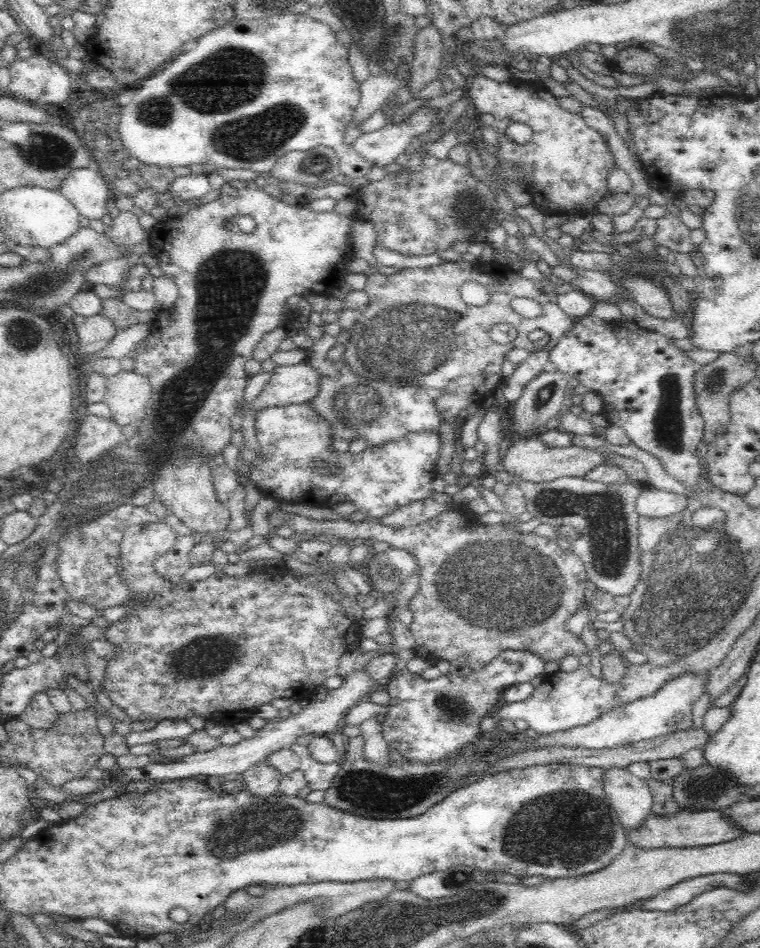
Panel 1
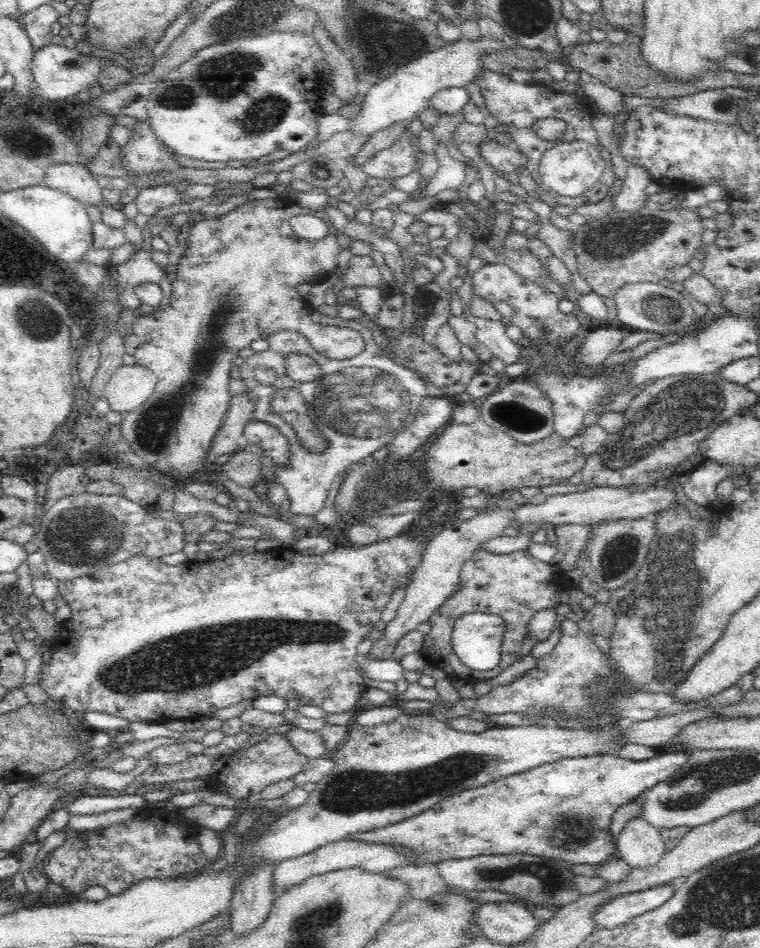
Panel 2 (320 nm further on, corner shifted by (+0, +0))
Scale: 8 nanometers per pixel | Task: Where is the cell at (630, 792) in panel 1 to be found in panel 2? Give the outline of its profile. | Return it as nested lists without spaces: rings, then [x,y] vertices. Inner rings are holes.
[[[640,817],[629,820],[614,841],[618,858],[627,862],[631,868],[650,868],[666,852],[660,831]]]

